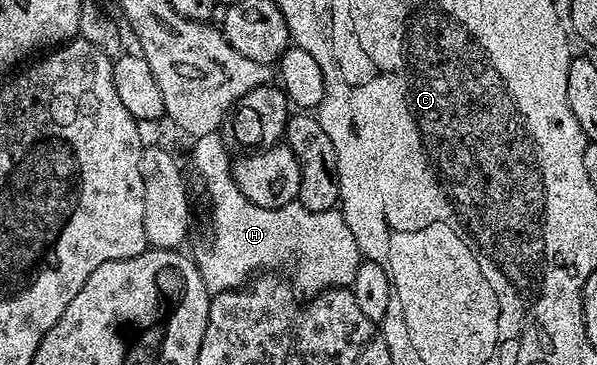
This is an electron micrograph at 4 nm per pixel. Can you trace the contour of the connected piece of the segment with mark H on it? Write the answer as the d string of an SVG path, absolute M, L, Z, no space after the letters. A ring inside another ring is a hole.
M214 131L191 141L192 164L204 183L204 192L212 207L212 241L198 255L198 267L208 293L242 288L261 270L279 270L287 274L297 293L304 295L305 292L305 297L308 298L325 288L347 288L352 285L354 274L358 274L362 253L358 242L354 242L354 234L350 234L350 226L346 226L344 215L336 208L321 212L306 210L306 206L298 202L277 208L254 206L254 202L250 202L250 198L246 198L246 194L238 190L232 178L230 155L228 156L228 148L220 135L219 131Z

